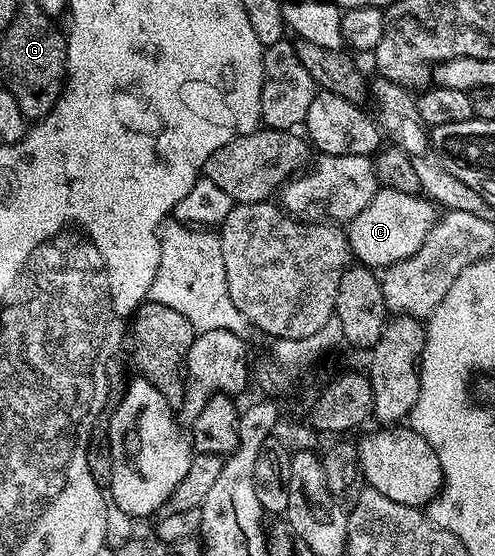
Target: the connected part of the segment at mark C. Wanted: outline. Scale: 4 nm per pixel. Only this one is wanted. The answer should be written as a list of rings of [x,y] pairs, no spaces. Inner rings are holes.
[[[381,188],[375,198],[359,210],[357,217],[348,221],[347,239],[352,259],[367,268],[384,270],[390,264],[411,258],[411,254],[423,246],[438,219],[438,209],[424,195],[412,196],[394,188]]]

